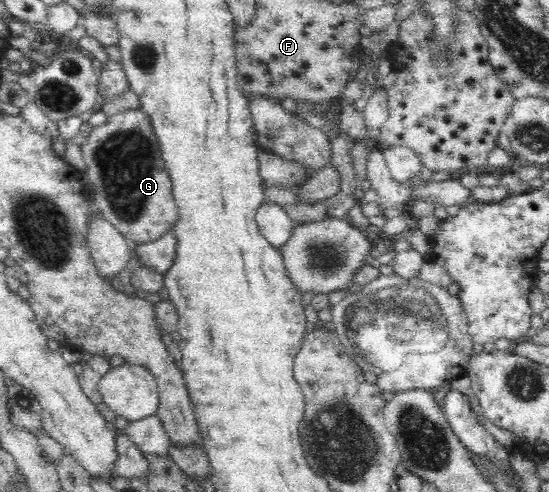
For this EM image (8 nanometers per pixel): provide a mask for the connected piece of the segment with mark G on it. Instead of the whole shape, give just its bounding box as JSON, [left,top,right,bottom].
[81,109,179,244]

